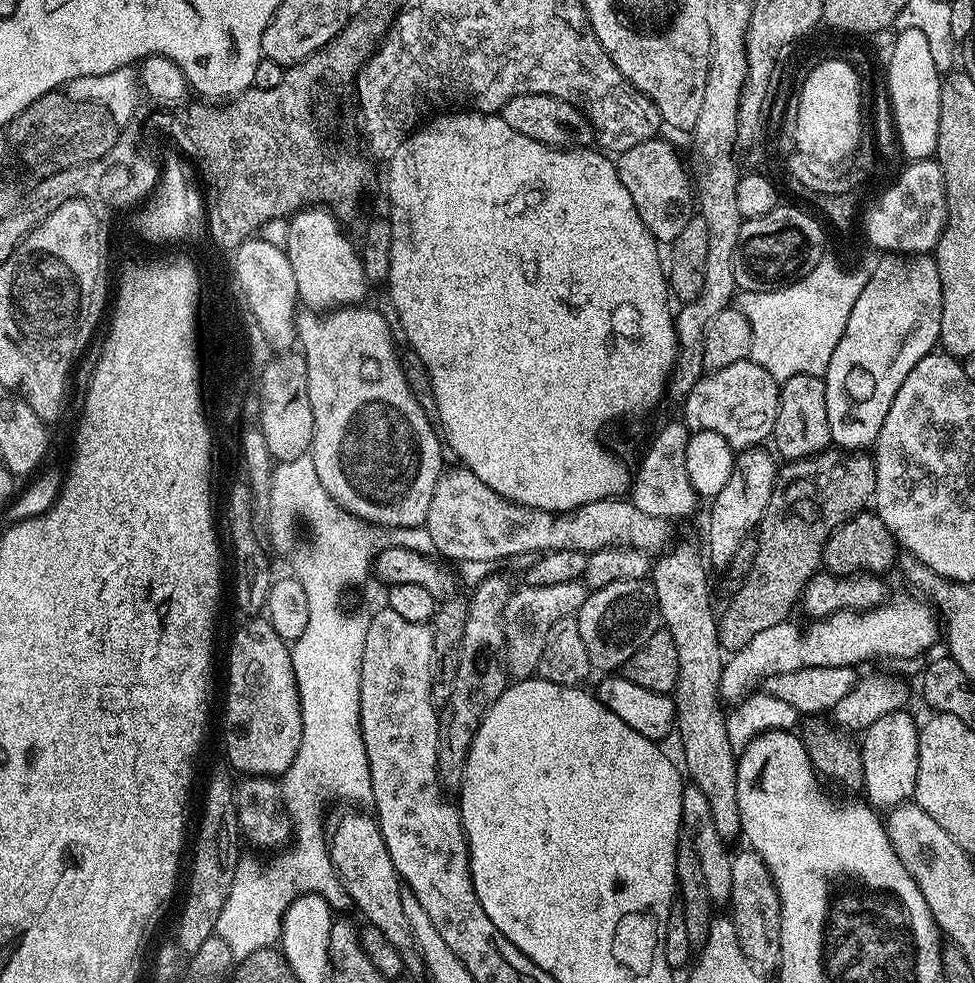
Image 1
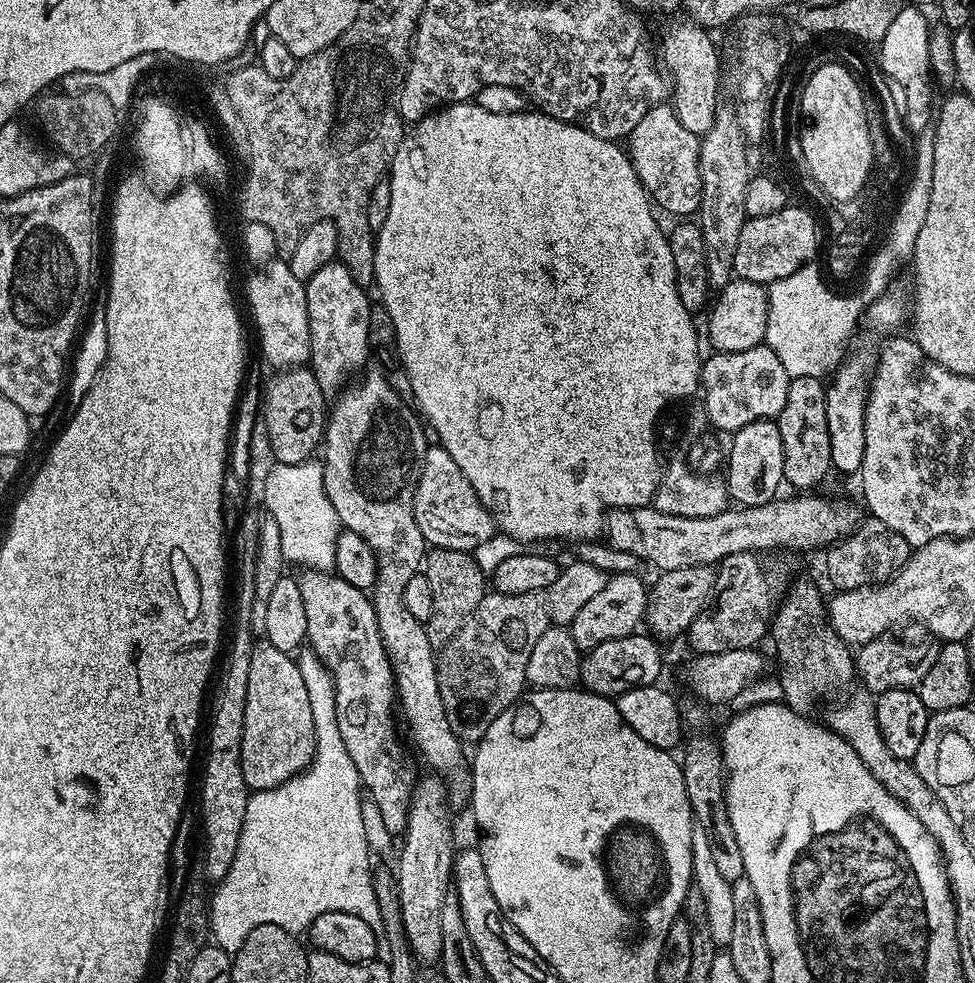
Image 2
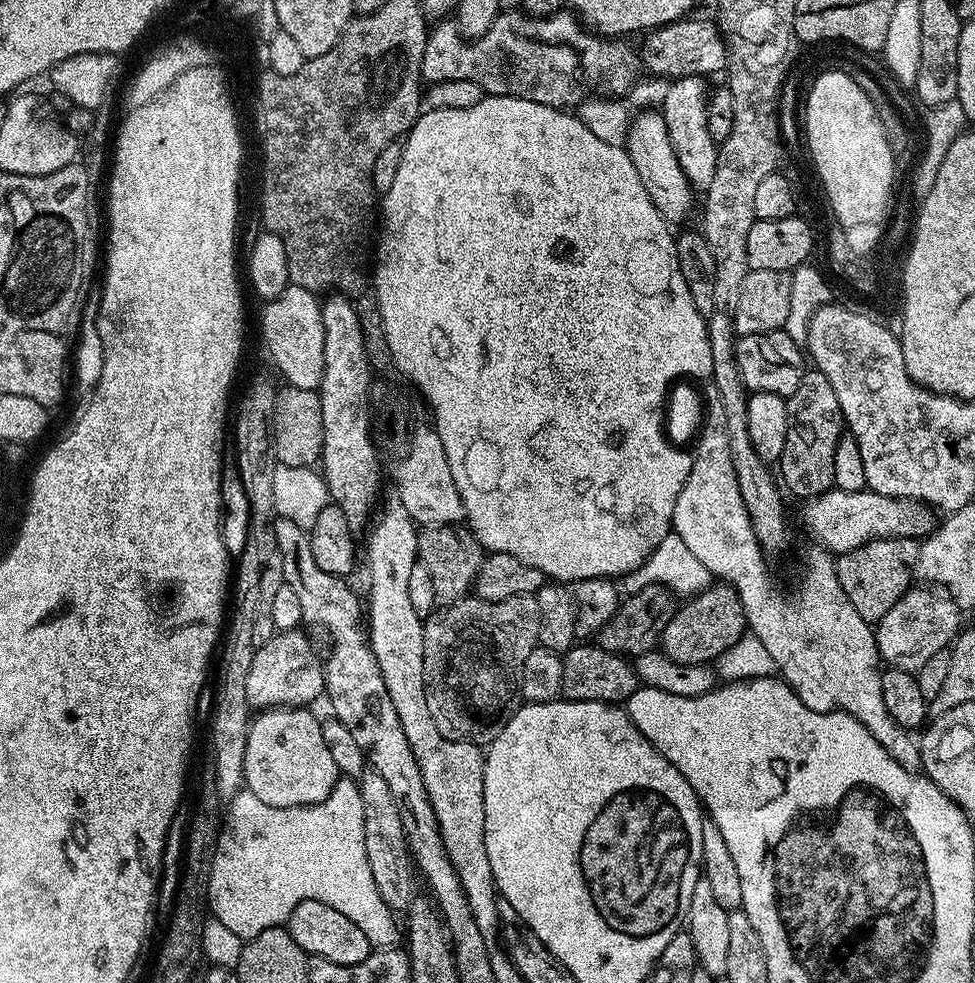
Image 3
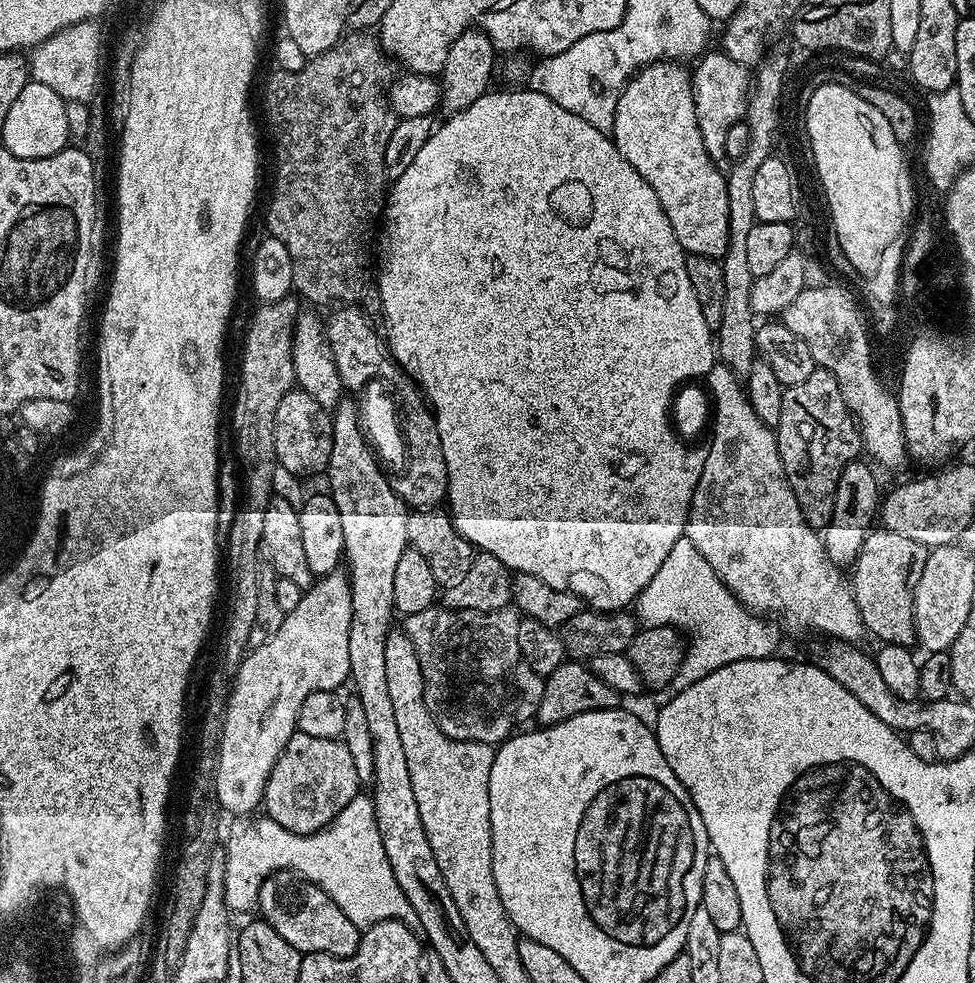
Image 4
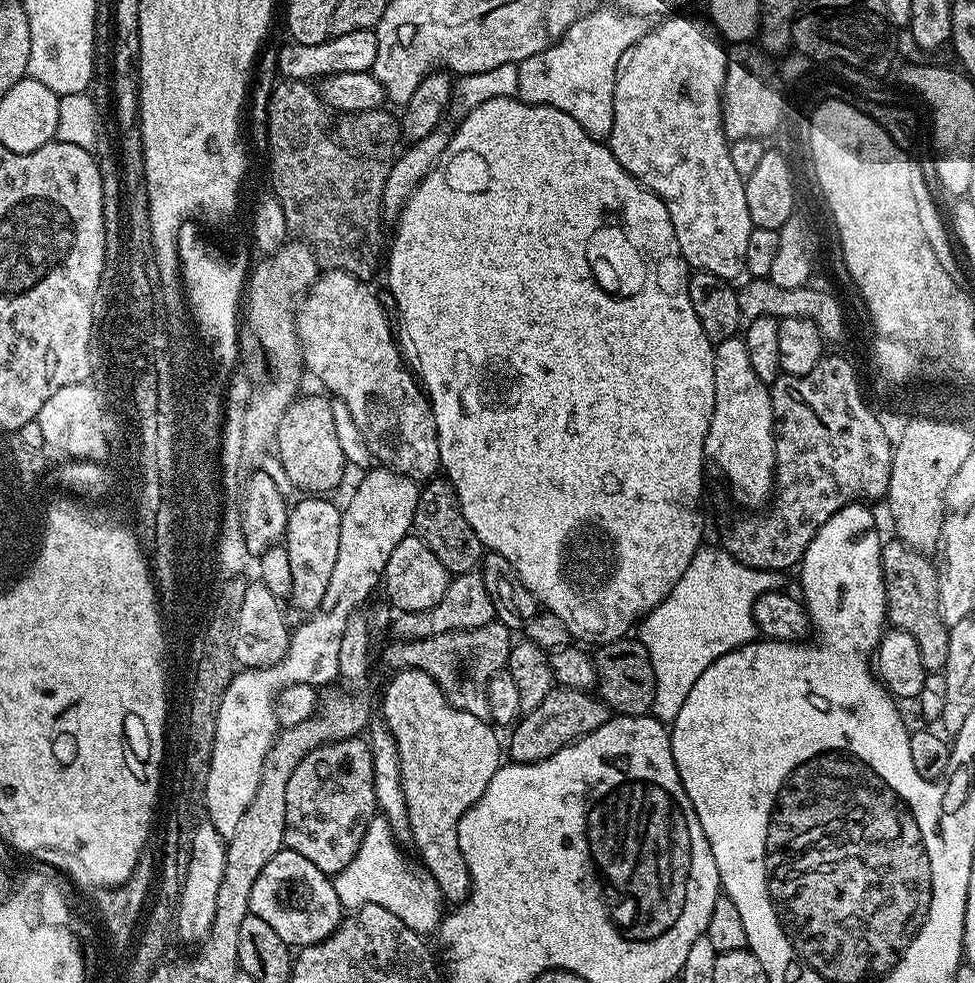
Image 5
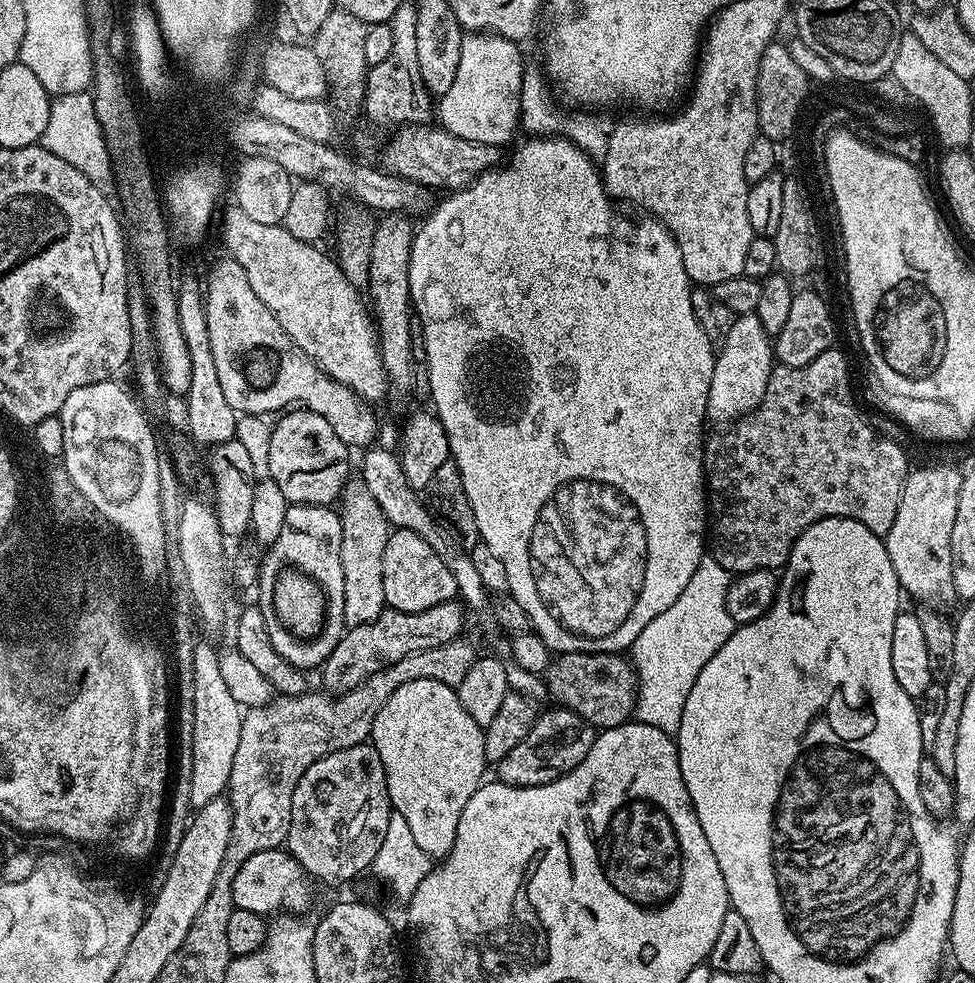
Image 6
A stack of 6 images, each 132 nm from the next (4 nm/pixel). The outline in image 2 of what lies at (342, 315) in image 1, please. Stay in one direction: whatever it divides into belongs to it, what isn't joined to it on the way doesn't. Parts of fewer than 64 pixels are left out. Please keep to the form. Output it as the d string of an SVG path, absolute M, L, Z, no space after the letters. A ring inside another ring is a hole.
M380 372L363 373L364 380L357 379L349 383L331 401L330 411L326 416L324 438L322 441L322 465L326 496L338 512L341 525L347 531L358 534L374 550L376 555L376 582L371 589L372 605L378 618L378 630L382 636L388 660L392 663L394 690L398 695L398 704L404 710L404 716L412 730L412 740L418 751L424 755L433 773L439 774L448 786L448 794L453 805L469 803L472 795L472 774L470 760L464 757L465 745L450 730L450 722L446 722L446 710L442 706L442 694L438 694L438 674L436 673L437 653L432 647L430 638L426 638L424 624L406 610L404 591L422 568L426 559L426 545L422 538L422 530L418 530L418 522L414 522L414 490L418 486L418 478L422 474L422 462L426 458L426 450L430 440L424 437L425 425L421 417L414 411L407 399L403 400L392 389L392 384Z

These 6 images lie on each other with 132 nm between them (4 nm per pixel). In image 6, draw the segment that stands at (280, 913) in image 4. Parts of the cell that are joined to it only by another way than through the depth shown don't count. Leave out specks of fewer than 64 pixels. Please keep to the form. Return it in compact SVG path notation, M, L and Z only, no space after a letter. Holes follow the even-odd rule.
M283 847L258 850L258 854L250 854L250 858L246 858L246 862L242 862L242 866L238 869L238 874L234 874L234 902L237 908L254 910L254 914L265 918L283 912L288 914L302 914L312 904L312 890L308 884L310 885L308 873L293 858L291 852L285 850Z

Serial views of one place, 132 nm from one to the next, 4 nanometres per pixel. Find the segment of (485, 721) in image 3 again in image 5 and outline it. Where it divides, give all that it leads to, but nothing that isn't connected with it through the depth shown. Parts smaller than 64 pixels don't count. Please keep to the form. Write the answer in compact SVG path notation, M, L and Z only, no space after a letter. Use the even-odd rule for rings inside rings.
M493 622L470 630L454 630L417 640L396 638L391 642L393 644L384 648L386 667L391 670L417 668L430 674L430 678L434 678L444 697L454 707L466 710L466 714L474 714L474 718L489 719L488 683L493 674L505 671L514 643L513 633L505 624Z

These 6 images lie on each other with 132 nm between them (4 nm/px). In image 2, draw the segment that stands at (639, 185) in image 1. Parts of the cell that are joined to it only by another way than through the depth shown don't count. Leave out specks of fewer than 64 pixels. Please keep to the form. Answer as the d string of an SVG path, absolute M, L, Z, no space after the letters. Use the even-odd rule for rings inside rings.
M668 102L651 108L627 137L628 157L642 186L648 191L651 203L661 213L664 211L676 216L672 218L688 218L691 212L692 215L699 213L702 194L700 142L701 137L690 134L690 130L678 122L678 114Z

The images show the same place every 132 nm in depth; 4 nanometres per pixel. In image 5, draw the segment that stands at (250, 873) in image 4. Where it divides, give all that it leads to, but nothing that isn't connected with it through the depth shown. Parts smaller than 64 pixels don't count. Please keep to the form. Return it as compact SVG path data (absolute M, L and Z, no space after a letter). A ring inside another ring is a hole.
M369 820L368 828L364 831L364 837L360 840L352 861L334 876L341 909L355 910L367 904L386 906L386 910L390 910L390 914L398 914L398 918L402 918L402 922L406 922L410 930L425 938L431 937L431 932L433 935L439 929L442 919L440 891L430 878L412 880L412 872L404 865L396 847L398 844L387 820Z

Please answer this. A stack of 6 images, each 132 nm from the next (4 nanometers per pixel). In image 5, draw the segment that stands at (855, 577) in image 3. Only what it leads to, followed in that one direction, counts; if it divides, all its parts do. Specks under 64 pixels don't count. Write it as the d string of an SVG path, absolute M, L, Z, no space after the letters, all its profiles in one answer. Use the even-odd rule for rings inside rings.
M892 538L889 544L887 541L881 547L880 557L886 586L887 623L898 630L906 630L906 634L914 637L922 653L922 666L927 672L943 672L946 657L950 654L950 634L949 625L945 624L938 610L940 572L937 565L935 568L925 553L903 544L899 538Z

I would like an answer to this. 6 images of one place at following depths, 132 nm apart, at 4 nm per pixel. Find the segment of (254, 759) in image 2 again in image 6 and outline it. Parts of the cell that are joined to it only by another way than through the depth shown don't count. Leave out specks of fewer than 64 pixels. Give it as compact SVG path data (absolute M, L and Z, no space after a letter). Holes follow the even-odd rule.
M368 742L350 746L346 750L334 750L334 754L318 758L318 762L314 762L314 766L310 766L310 770L298 778L290 814L287 851L304 867L313 881L344 884L354 879L359 872L367 873L371 869L378 850L382 850L386 826L390 826L393 811L386 786L386 770L382 766L382 758L378 758L378 750Z

